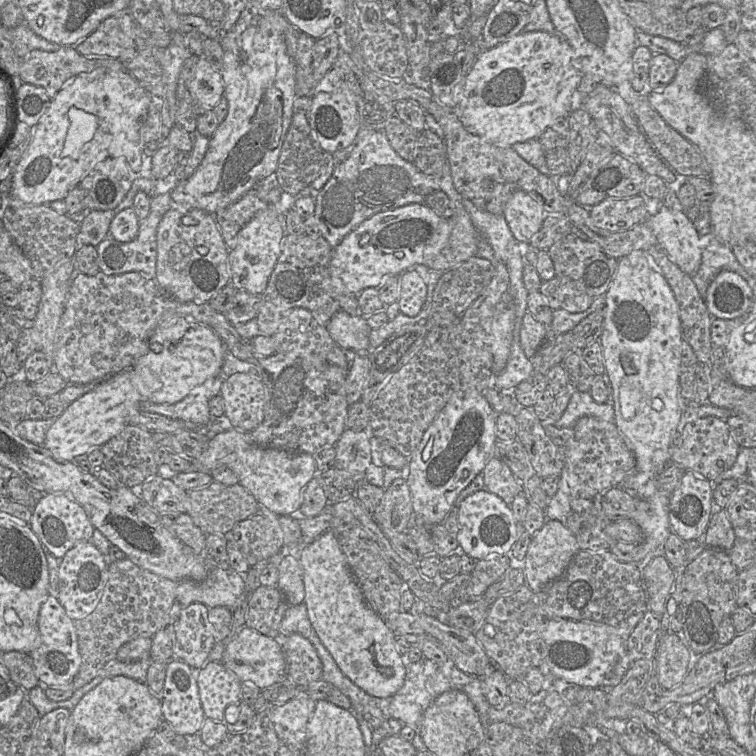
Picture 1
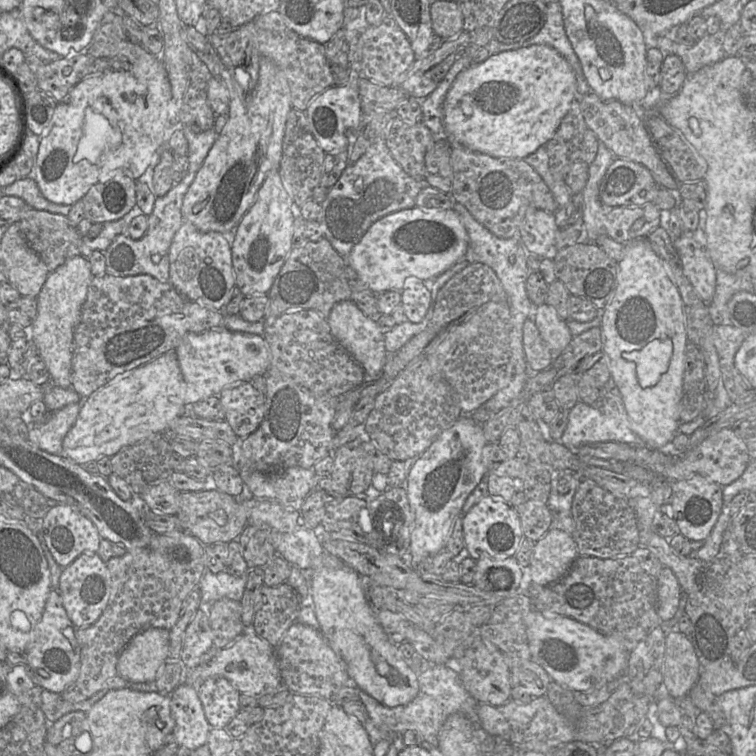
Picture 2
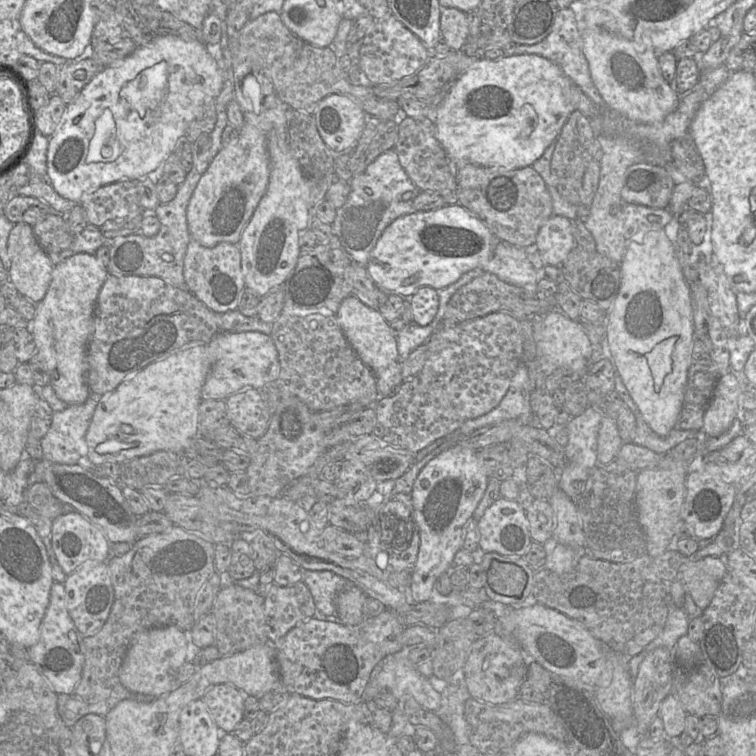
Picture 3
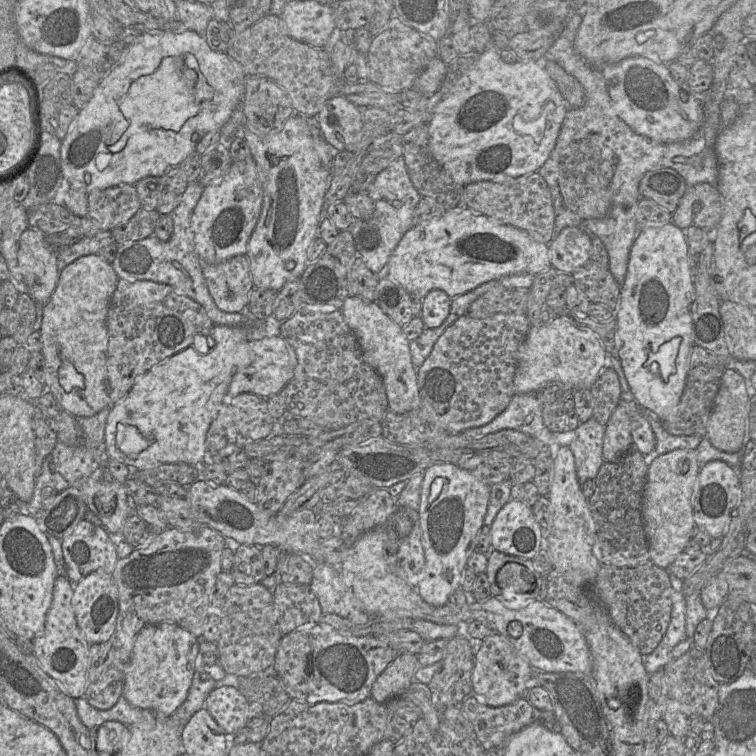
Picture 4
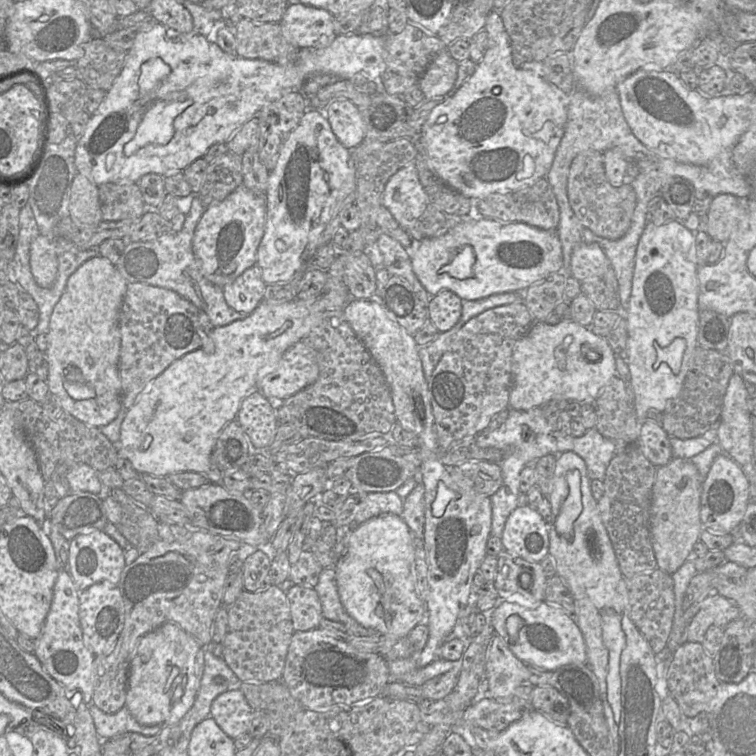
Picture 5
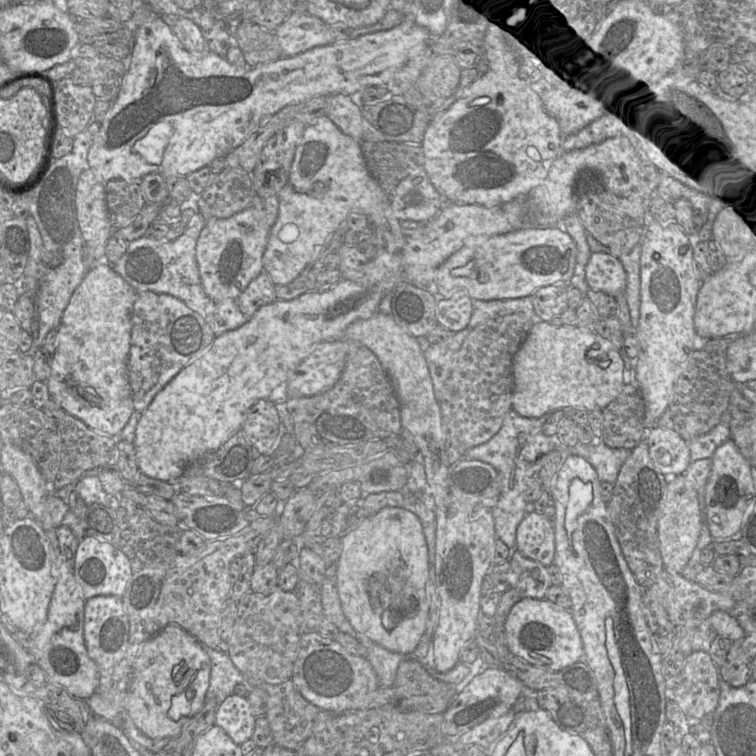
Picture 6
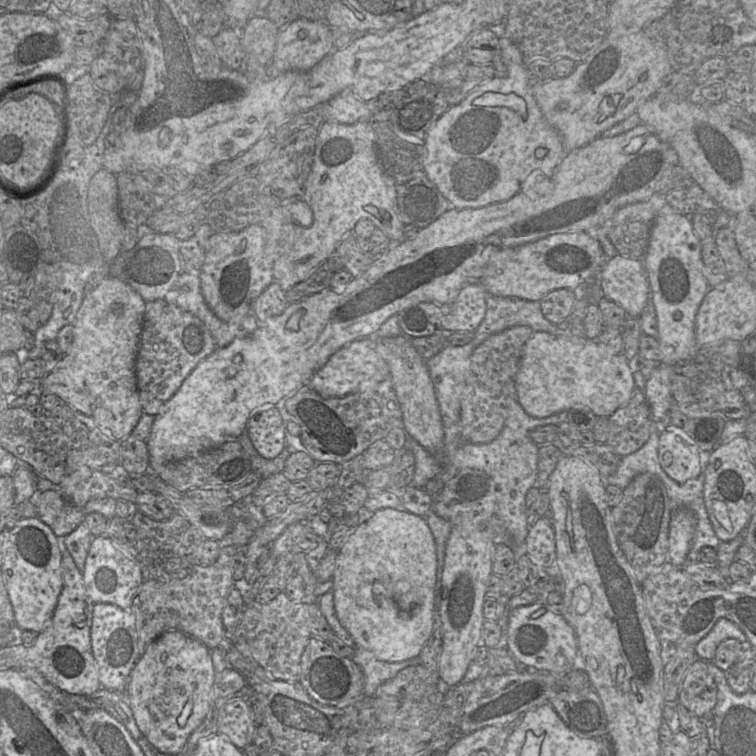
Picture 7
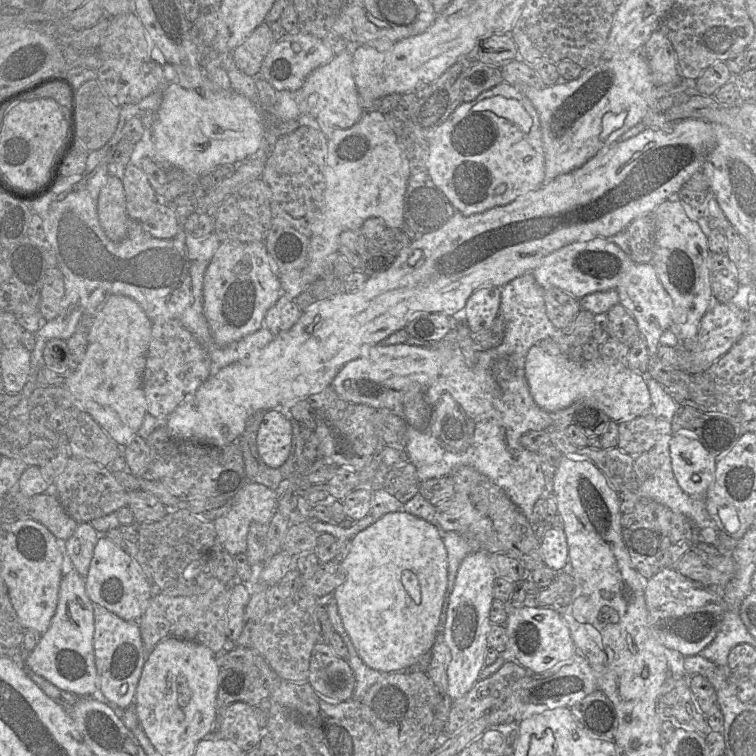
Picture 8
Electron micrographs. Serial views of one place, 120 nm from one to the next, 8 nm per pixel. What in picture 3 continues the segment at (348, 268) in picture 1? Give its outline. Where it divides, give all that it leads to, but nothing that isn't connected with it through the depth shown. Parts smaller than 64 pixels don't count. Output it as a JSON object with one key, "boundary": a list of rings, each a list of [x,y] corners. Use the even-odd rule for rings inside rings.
{"boundary":[[[446,204],[436,210],[413,211],[392,221],[371,250],[365,268],[378,290],[406,299],[423,286],[440,290],[455,283],[464,273],[480,267],[492,254],[497,241],[489,227],[476,215],[460,204]]]}

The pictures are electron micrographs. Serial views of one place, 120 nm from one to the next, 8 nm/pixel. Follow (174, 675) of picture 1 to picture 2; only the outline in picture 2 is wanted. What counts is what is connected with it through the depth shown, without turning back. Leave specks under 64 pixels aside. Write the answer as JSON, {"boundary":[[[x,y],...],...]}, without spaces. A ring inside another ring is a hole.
{"boundary":[[[180,684],[170,694],[173,734],[179,746],[190,751],[205,745],[212,727],[209,725],[195,685]]]}

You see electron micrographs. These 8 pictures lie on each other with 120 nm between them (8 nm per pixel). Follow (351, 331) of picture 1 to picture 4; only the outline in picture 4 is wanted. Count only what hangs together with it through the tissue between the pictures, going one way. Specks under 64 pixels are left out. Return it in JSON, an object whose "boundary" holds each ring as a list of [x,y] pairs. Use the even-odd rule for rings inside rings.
{"boundary":[[[348,295],[341,307],[341,313],[355,335],[364,361],[382,378],[389,410],[403,414],[420,407],[417,382],[417,368],[412,363],[410,341],[400,326],[394,323],[375,303],[359,296]]]}

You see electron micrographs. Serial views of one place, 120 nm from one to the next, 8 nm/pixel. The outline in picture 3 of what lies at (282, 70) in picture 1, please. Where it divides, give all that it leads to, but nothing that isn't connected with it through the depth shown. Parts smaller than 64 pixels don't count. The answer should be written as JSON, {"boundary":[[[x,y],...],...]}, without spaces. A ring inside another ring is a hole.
{"boundary":[[[279,99],[275,107],[262,110],[259,114],[244,113],[244,125],[237,136],[215,155],[190,198],[186,214],[193,240],[208,248],[222,242],[238,244],[267,187],[270,172],[267,135],[270,131],[287,133],[288,108]]]}

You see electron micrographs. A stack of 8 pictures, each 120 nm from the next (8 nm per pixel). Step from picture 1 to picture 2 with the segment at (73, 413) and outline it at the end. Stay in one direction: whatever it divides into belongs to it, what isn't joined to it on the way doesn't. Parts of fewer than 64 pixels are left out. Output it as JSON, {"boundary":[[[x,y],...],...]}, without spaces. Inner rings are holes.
{"boundary":[[[174,351],[116,376],[107,385],[83,399],[77,420],[63,440],[61,456],[83,465],[96,462],[101,457],[112,457],[123,447],[133,445],[151,435],[165,433],[170,430],[174,420],[185,416],[185,393],[186,383]]]}

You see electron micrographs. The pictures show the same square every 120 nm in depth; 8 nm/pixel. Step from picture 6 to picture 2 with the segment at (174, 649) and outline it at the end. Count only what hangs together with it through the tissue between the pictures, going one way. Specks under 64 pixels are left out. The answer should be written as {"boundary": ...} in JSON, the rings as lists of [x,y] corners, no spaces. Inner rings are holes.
{"boundary":[[[147,628],[137,633],[122,650],[118,662],[119,676],[133,682],[152,682],[159,675],[169,652],[169,630],[164,628]]]}

